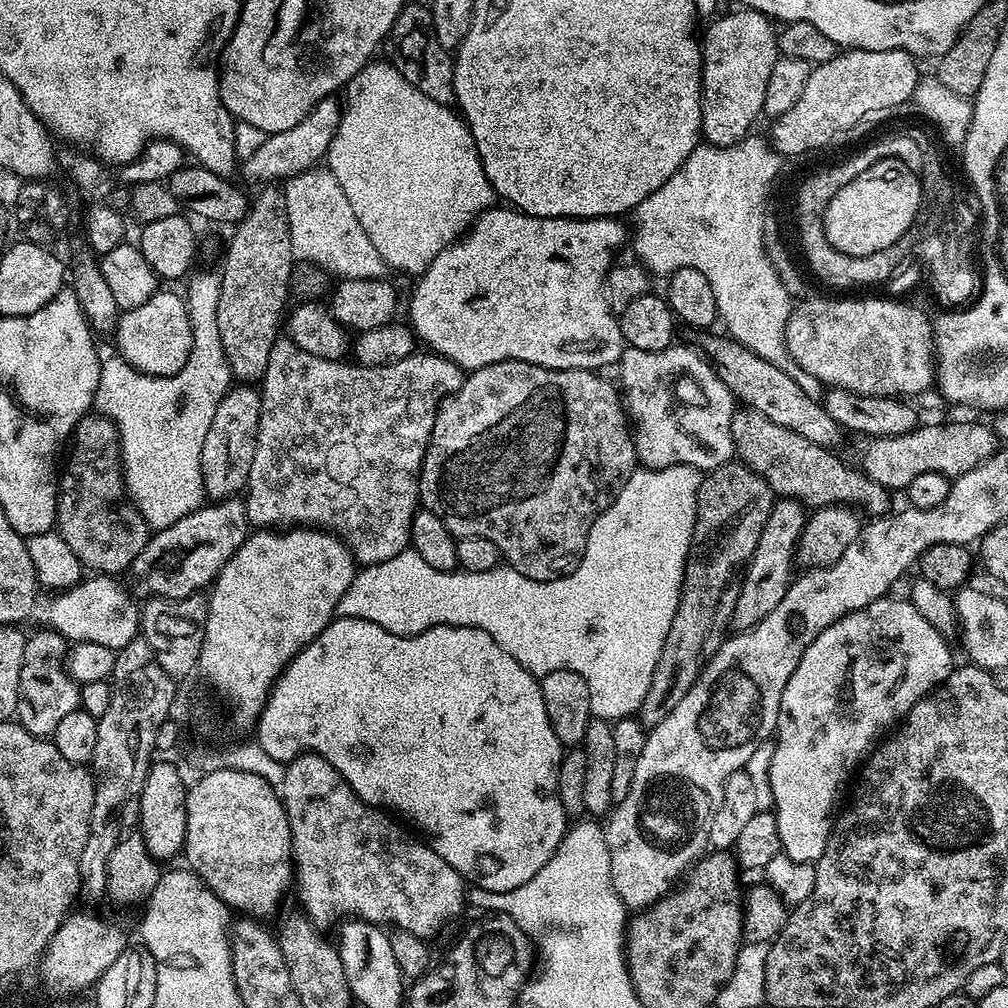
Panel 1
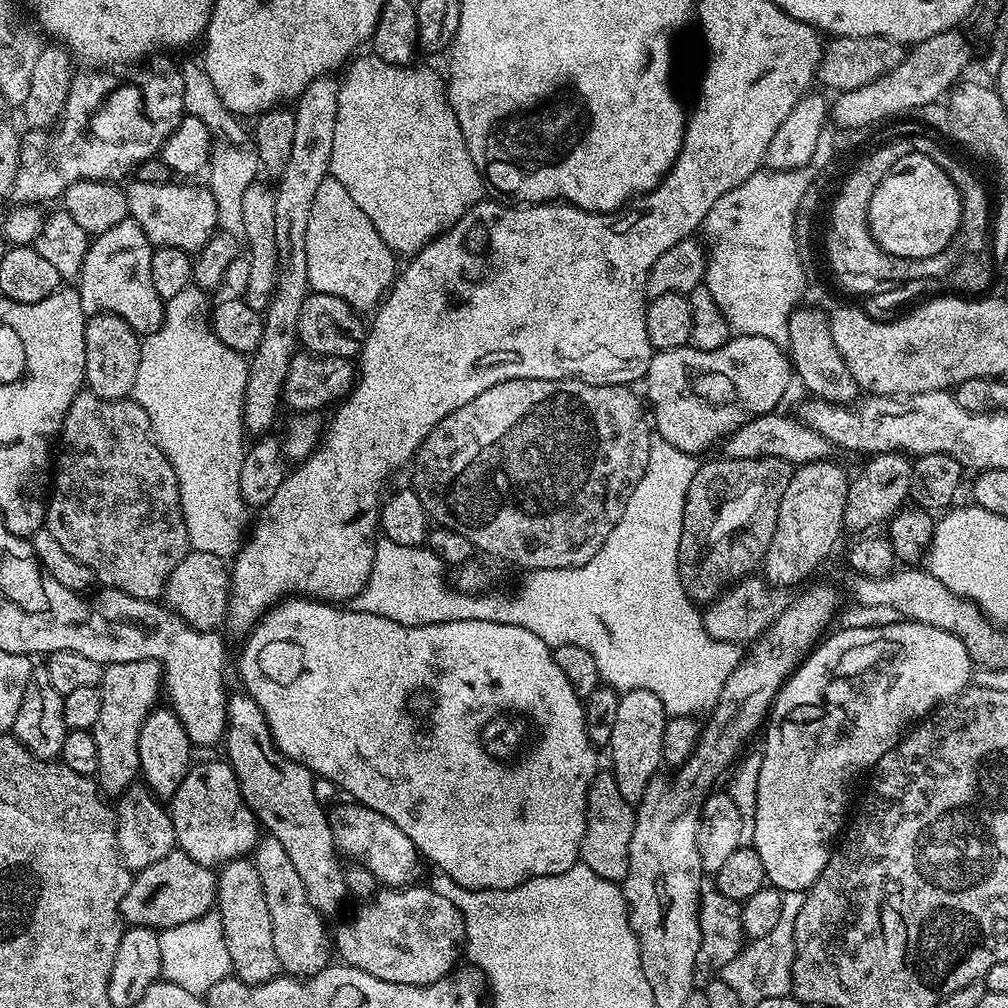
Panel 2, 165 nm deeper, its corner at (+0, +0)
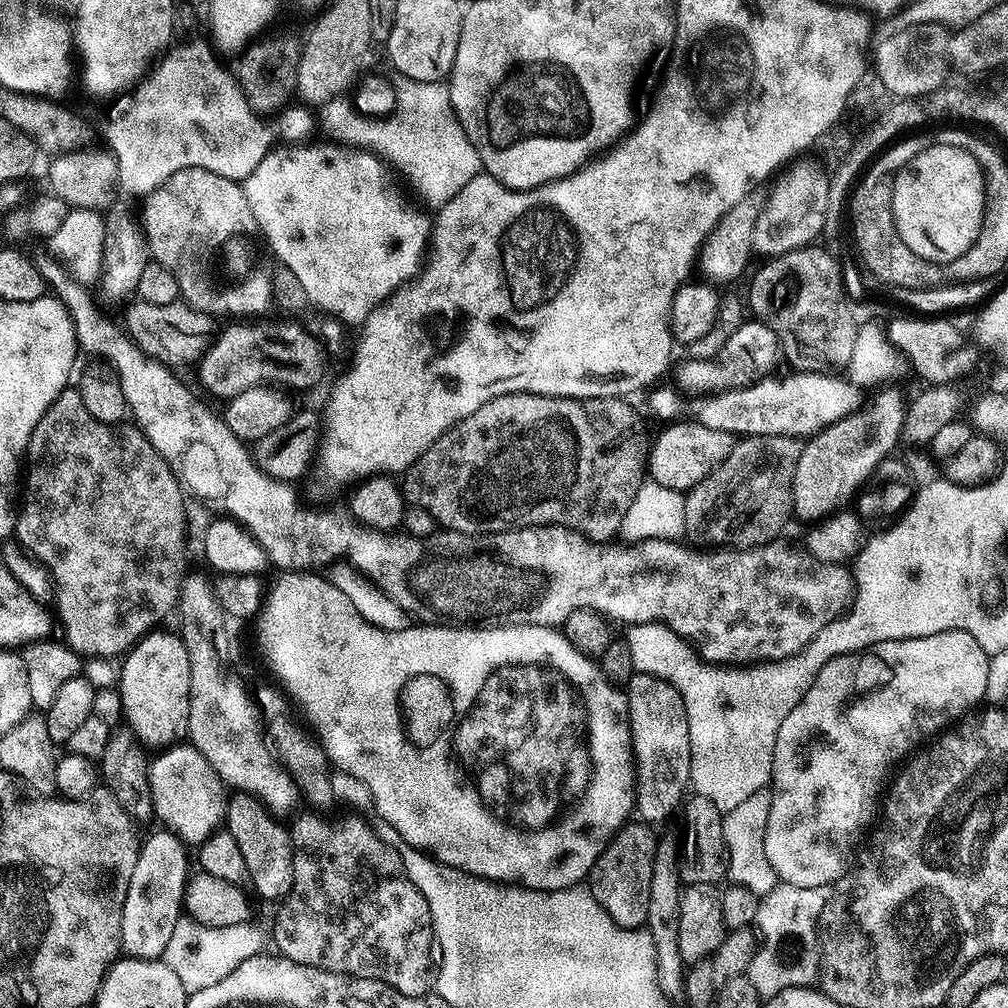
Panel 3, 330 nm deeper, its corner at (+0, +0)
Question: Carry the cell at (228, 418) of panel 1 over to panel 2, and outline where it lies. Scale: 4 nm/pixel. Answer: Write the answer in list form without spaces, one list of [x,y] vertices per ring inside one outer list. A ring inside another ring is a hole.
[[[327,76],[316,79],[294,101],[294,142],[290,145],[290,159],[286,170],[278,174],[274,184],[275,241],[277,243],[276,288],[264,316],[262,342],[250,353],[248,377],[244,391],[244,430],[259,438],[271,433],[276,420],[276,410],[281,407],[282,393],[290,362],[298,351],[298,318],[302,302],[309,296],[306,274],[306,226],[310,226],[310,210],[318,186],[329,179],[330,154],[334,150],[334,122],[338,120],[338,94],[340,84]]]

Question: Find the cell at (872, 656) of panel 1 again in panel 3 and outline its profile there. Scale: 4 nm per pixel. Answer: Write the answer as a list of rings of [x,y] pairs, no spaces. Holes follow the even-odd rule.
[[[946,630],[922,638],[881,640],[879,644],[875,644],[870,649],[839,656],[830,662],[826,662],[826,666],[822,666],[818,678],[814,678],[814,686],[810,686],[810,690],[802,698],[802,702],[798,702],[798,706],[794,706],[794,710],[790,710],[790,714],[786,714],[782,726],[778,726],[778,738],[774,742],[772,778],[770,781],[772,801],[770,802],[770,818],[766,818],[766,838],[764,841],[766,842],[766,858],[770,860],[770,866],[776,871],[777,881],[794,886],[832,886],[835,885],[836,881],[843,878],[844,873],[850,867],[850,861],[853,859],[858,845],[861,843],[860,831],[867,826],[872,811],[874,811],[873,816],[877,811],[877,801],[875,804],[872,799],[876,795],[878,795],[877,797],[881,795],[893,769],[909,753],[919,749],[929,738],[935,737],[937,733],[947,729],[953,722],[967,717],[977,707],[975,704],[984,700],[989,655],[989,652],[982,650],[982,646],[978,646],[978,642],[974,642],[974,638],[970,638],[968,632]]]

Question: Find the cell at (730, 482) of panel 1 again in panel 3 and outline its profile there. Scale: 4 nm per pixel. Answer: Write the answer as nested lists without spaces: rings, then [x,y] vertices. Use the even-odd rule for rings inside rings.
[[[749,436],[737,443],[736,449],[727,456],[702,482],[698,482],[693,488],[688,489],[684,497],[684,536],[692,539],[693,545],[701,544],[704,550],[743,550],[745,548],[760,548],[764,544],[770,544],[781,539],[780,531],[788,524],[788,519],[793,519],[792,510],[792,483],[794,482],[794,470],[798,470],[798,458],[802,454],[804,444],[795,436]]]

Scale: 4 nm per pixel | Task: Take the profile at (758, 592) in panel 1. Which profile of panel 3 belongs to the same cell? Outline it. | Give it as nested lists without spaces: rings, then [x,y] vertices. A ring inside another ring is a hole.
[[[880,390],[875,393],[876,405],[867,412],[867,410],[861,410],[853,415],[846,417],[845,419],[839,420],[836,424],[832,424],[829,428],[824,428],[823,431],[817,432],[815,436],[811,437],[804,444],[804,449],[802,454],[798,458],[798,470],[794,470],[794,482],[792,483],[792,510],[797,517],[799,516],[820,516],[818,518],[827,518],[841,510],[847,509],[848,504],[856,496],[856,491],[867,482],[868,479],[875,477],[877,475],[877,468],[883,462],[883,460],[891,457],[893,453],[896,452],[896,443],[899,445],[901,443],[902,437],[900,431],[904,425],[904,414],[906,411],[906,400],[903,400],[896,392],[884,392],[888,390]]]

